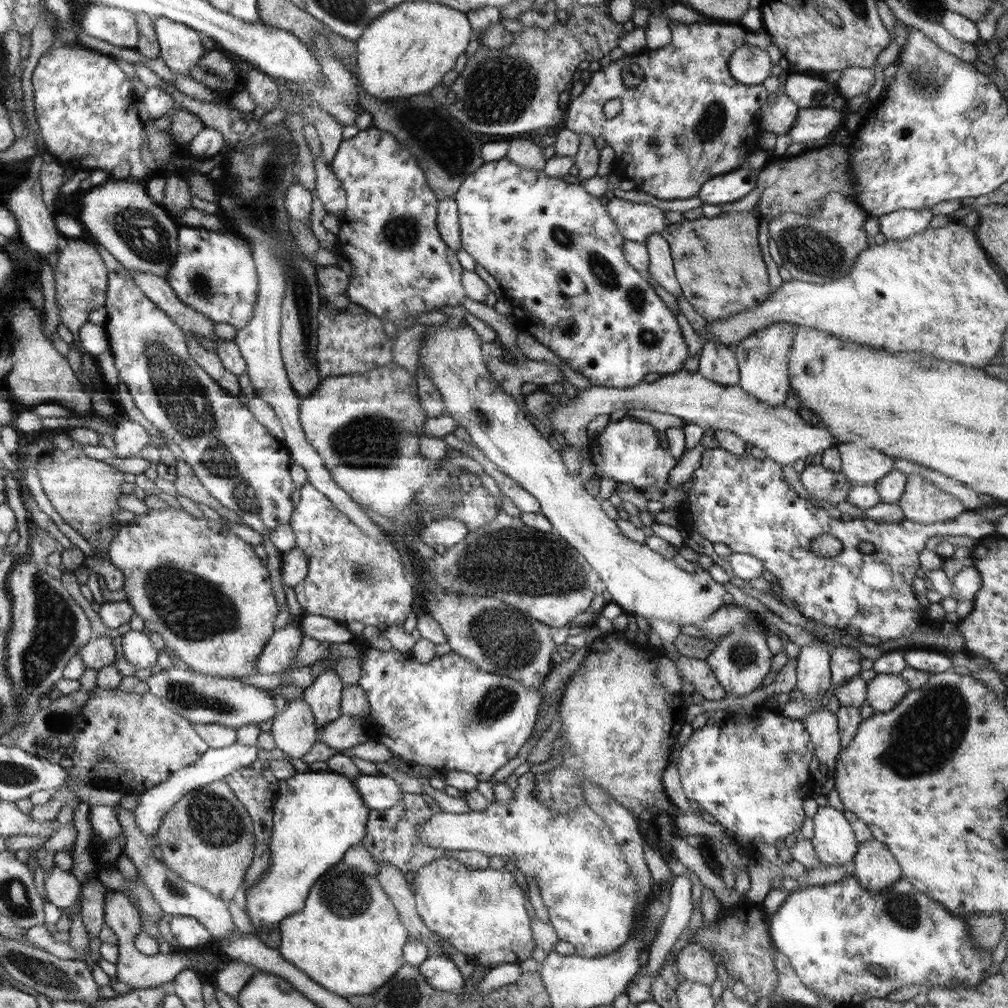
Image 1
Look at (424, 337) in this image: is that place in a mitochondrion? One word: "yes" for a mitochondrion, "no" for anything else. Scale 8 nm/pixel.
no

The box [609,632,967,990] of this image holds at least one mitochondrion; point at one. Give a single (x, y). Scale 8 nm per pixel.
(903, 909)

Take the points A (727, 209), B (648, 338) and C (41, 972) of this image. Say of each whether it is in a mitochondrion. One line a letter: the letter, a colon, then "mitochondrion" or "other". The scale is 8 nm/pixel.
A: other
B: mitochondrion
C: mitochondrion

